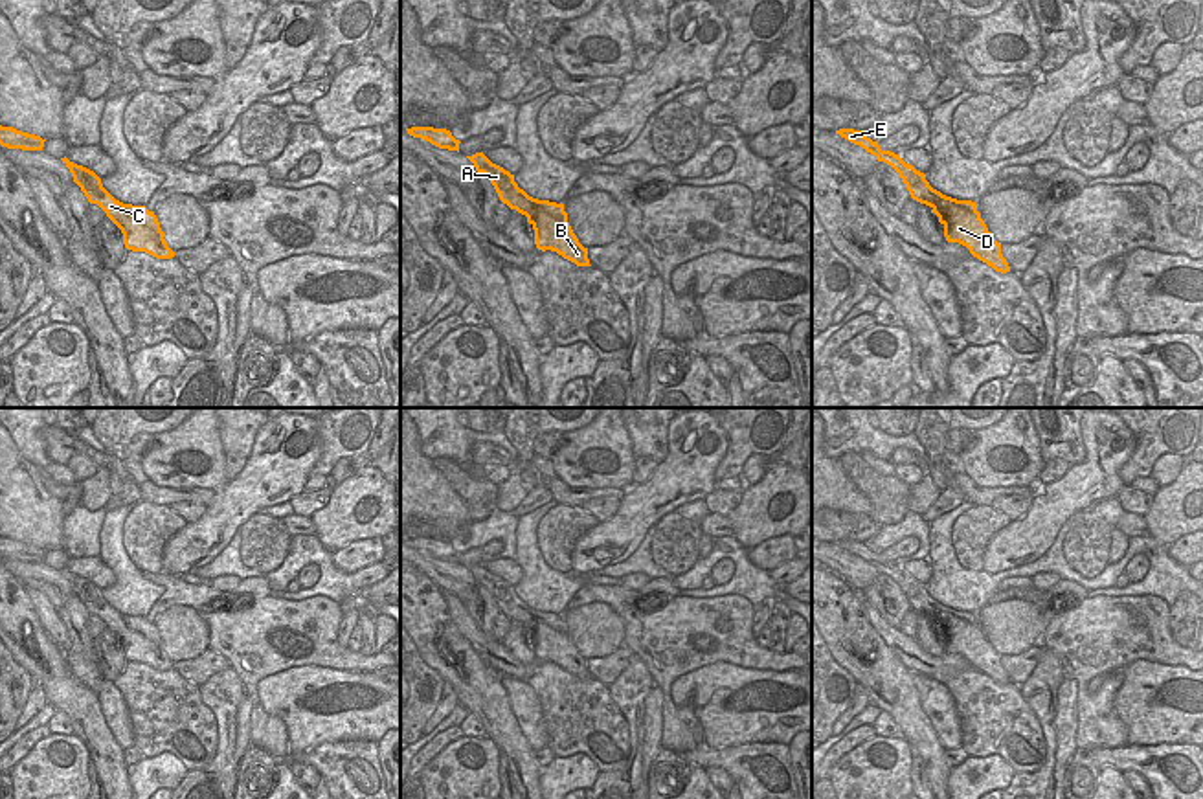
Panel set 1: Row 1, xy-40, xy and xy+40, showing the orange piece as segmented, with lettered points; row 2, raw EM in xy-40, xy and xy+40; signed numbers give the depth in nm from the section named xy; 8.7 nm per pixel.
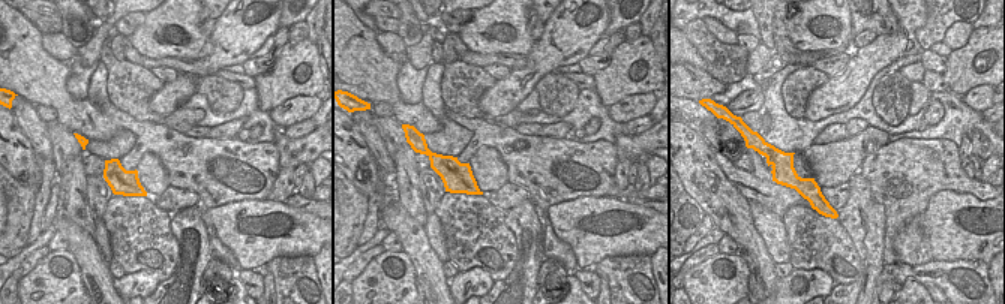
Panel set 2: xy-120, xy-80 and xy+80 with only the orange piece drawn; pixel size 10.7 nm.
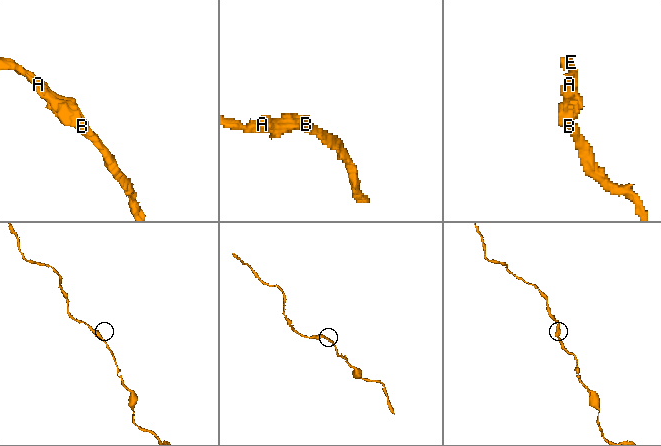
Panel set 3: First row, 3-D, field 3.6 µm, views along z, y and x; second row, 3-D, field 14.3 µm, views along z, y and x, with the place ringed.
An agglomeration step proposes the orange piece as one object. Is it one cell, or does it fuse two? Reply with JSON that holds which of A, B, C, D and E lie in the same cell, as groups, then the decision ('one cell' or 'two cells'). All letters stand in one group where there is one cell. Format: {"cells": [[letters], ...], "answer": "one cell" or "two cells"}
{"cells": [["A", "B", "C", "D", "E"]], "answer": "one cell"}

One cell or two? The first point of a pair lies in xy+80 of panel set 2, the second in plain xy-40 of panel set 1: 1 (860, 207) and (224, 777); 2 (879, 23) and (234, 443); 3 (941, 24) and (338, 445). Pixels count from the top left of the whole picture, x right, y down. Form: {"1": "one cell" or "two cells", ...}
{"1": "one cell", "2": "one cell", "3": "one cell"}

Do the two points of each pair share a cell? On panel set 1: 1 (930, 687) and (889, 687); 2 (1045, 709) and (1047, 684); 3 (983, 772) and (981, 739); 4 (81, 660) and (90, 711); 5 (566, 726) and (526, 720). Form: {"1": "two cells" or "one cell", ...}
{"1": "two cells", "2": "one cell", "3": "two cells", "4": "two cells", "5": "two cells"}

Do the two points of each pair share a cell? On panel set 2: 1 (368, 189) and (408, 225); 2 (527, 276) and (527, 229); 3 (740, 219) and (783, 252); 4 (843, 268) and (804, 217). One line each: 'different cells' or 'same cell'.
1: same cell
2: same cell
3: different cells
4: same cell

